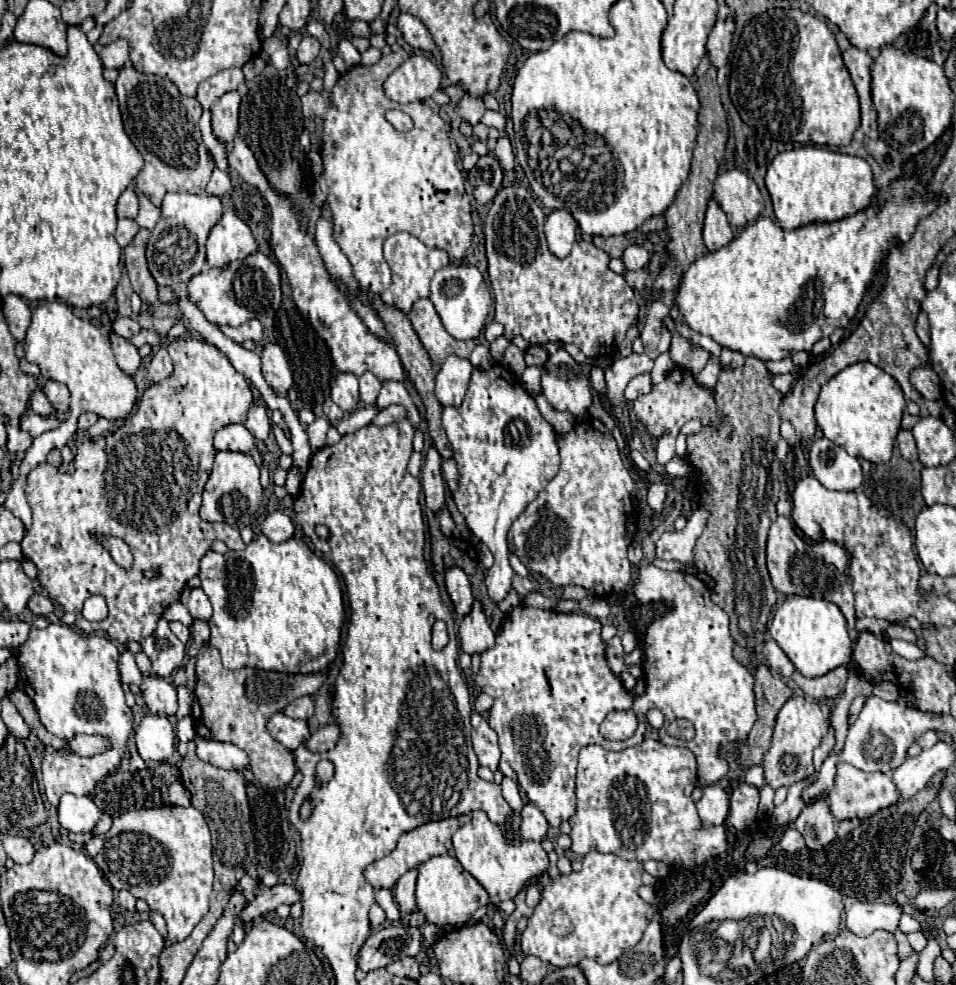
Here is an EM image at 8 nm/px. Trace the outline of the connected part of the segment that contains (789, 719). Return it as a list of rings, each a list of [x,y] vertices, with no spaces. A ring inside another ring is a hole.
[[[792,696],[778,712],[776,726],[774,726],[774,736],[772,736],[772,746],[764,756],[764,778],[766,784],[772,786],[774,790],[780,786],[792,786],[794,782],[804,780],[810,772],[814,772],[812,764],[812,752],[820,744],[822,736],[828,730],[832,706],[826,706],[824,702],[814,704],[804,700],[802,696]]]

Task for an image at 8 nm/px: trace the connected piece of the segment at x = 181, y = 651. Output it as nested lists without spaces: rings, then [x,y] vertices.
[[[160,618],[154,634],[140,644],[142,652],[152,660],[152,672],[162,678],[170,678],[172,672],[182,664],[186,654],[186,646],[172,634],[164,618]]]

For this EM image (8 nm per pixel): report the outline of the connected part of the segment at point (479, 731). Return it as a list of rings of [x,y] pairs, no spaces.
[[[472,712],[470,718],[472,718],[472,744],[478,754],[478,760],[482,766],[488,766],[492,772],[496,772],[500,760],[498,738],[482,714]]]

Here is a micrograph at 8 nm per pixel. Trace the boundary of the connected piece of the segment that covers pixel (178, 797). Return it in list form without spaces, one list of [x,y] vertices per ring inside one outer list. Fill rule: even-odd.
[[[174,782],[174,784],[170,786],[168,794],[170,794],[170,802],[172,802],[174,806],[184,806],[184,808],[190,806],[190,792],[188,792],[180,782]]]

